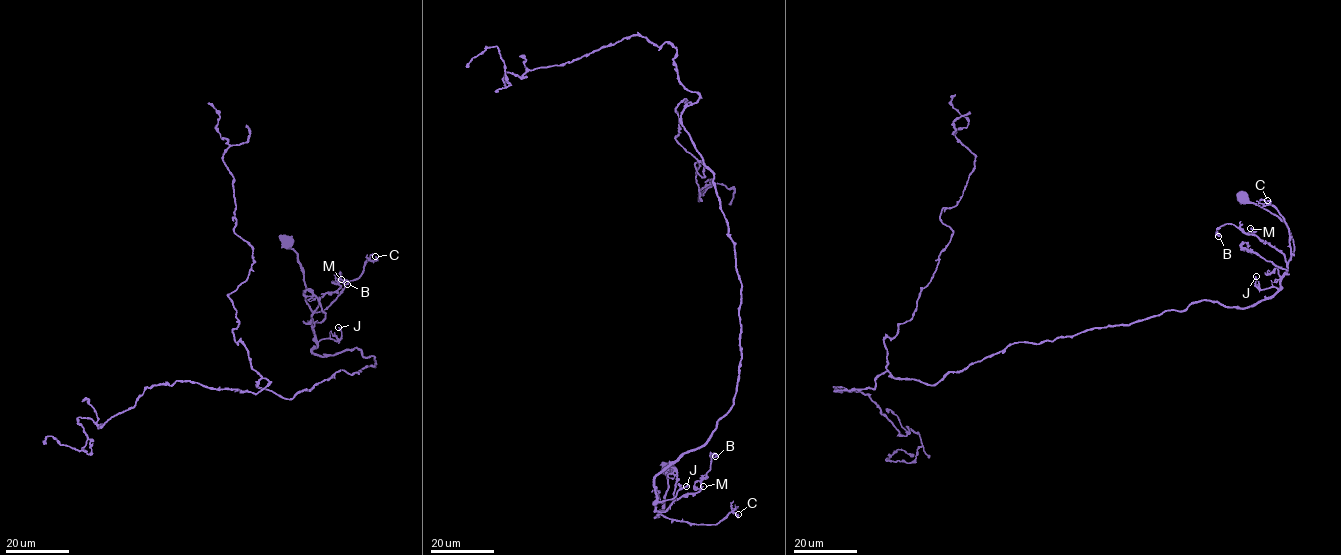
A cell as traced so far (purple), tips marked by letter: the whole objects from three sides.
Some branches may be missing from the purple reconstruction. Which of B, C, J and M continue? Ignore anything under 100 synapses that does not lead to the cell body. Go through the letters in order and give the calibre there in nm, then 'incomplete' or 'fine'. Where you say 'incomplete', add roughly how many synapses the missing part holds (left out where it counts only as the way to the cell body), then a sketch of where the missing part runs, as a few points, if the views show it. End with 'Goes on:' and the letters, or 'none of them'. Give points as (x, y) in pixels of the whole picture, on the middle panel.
B: 280 nm | fine
C: 170 nm | fine
J: 180 nm | fine
M: 170 nm | fine
Goes on: none of them

